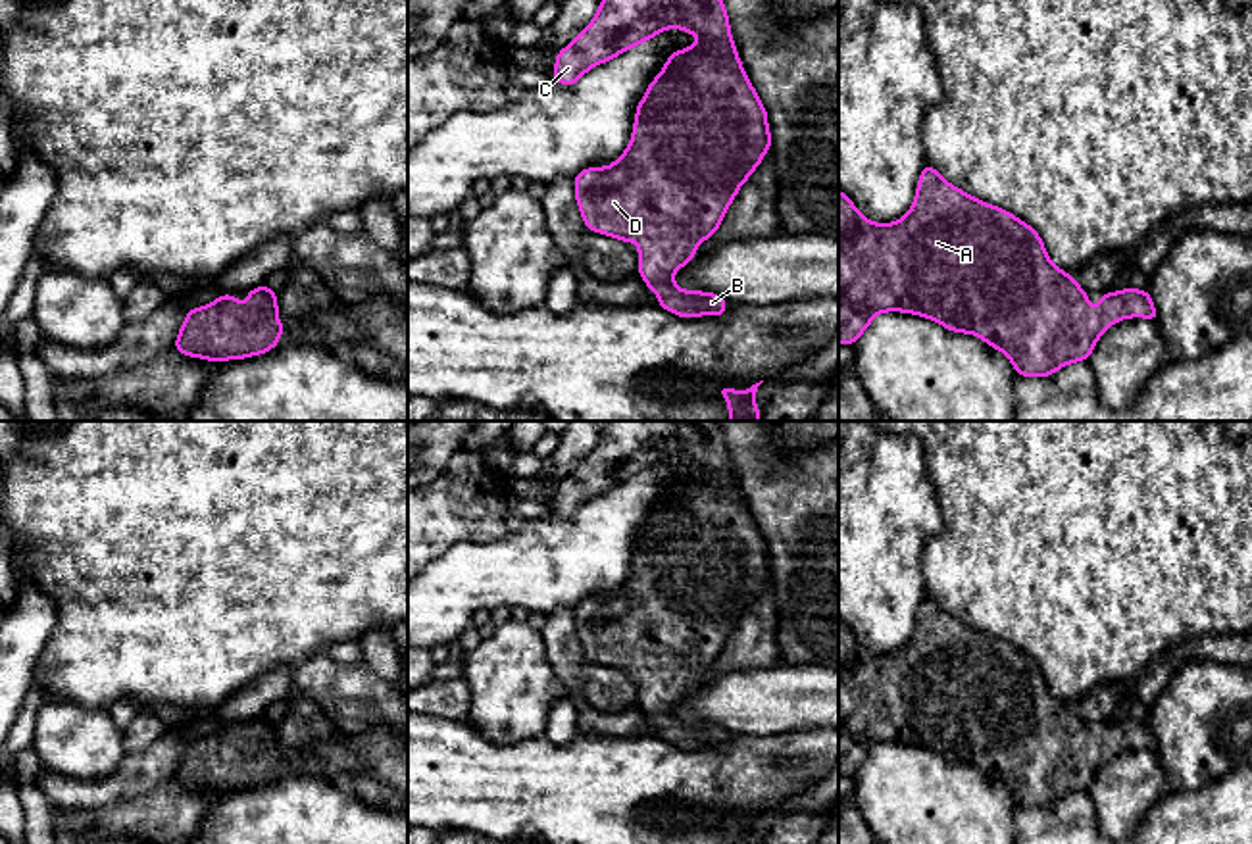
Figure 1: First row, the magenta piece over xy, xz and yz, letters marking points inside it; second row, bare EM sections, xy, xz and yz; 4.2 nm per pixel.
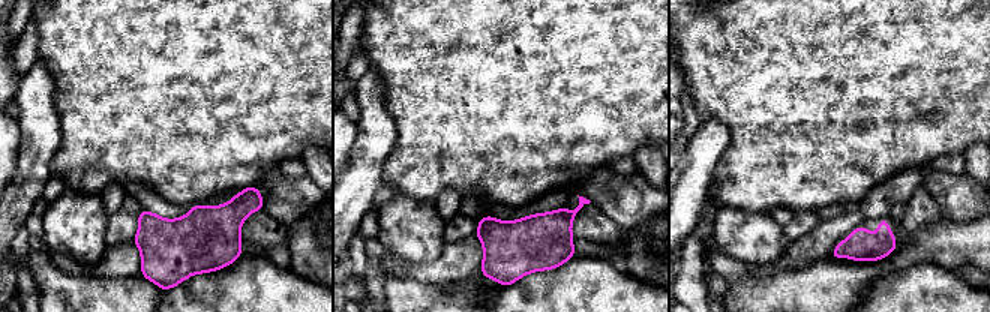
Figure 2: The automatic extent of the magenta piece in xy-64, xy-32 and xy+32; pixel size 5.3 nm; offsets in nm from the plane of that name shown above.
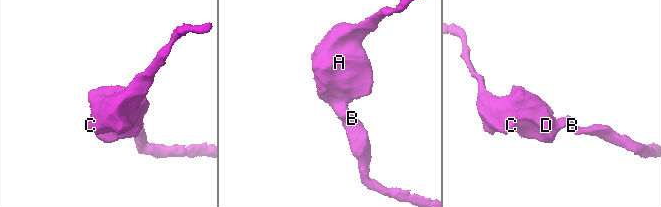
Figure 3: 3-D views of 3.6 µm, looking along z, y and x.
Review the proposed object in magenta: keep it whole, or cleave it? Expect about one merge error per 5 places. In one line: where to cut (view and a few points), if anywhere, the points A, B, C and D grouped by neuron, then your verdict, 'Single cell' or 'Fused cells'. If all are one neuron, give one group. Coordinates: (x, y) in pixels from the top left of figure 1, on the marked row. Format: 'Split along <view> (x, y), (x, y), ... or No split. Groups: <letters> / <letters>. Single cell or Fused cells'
No split. Groups: A B C D. Single cell

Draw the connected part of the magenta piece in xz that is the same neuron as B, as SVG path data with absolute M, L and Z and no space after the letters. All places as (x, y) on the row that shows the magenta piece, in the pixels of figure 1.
M600 0L594 19L558 52L554 79L571 87L594 65L610 62L673 27L696 35L700 42L675 50L665 60L662 73L654 77L637 106L629 148L608 167L579 171L575 175L575 200L588 231L639 244L639 275L658 294L658 306L687 319L698 315L721 317L727 311L723 296L681 290L673 277L679 267L685 267L696 256L698 244L714 236L739 188L771 148L767 112L737 56L723 0Z

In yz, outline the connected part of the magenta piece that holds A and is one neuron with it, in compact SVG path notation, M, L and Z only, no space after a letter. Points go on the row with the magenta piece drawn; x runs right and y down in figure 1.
M931 165L921 169L910 211L894 223L869 221L839 190L839 342L856 344L883 311L923 315L952 333L977 335L1002 350L1021 377L1048 377L1089 360L1104 331L1121 319L1158 321L1148 290L1106 290L1090 310L1089 294L1050 261L1033 227L956 188Z

